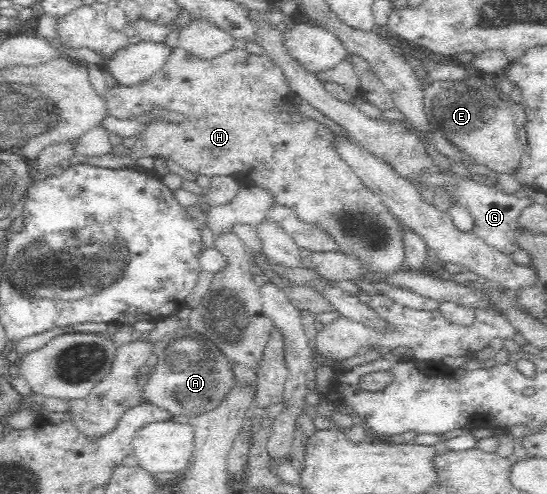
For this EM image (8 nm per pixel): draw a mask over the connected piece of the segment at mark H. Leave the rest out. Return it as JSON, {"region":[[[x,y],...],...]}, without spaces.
{"region":[[[177,45],[175,48],[171,48],[170,53],[166,57],[166,63],[156,73],[152,74],[144,83],[137,85],[136,87],[124,87],[114,86],[113,88],[106,88],[102,92],[102,97],[105,101],[105,108],[110,116],[119,118],[128,118],[142,111],[148,111],[148,109],[164,108],[173,109],[179,111],[186,116],[186,119],[180,125],[169,124],[168,122],[156,122],[150,124],[141,134],[138,135],[137,142],[133,146],[128,146],[128,153],[126,155],[118,156],[110,154],[107,157],[96,156],[91,160],[94,164],[112,164],[113,167],[132,168],[133,165],[138,163],[138,159],[142,157],[155,157],[162,155],[166,159],[170,159],[172,163],[176,163],[178,167],[194,173],[194,175],[205,175],[208,177],[214,177],[216,175],[229,175],[237,173],[235,179],[240,183],[260,183],[260,185],[268,185],[268,187],[274,192],[278,205],[290,208],[296,212],[299,217],[304,221],[314,223],[317,221],[322,227],[329,229],[336,241],[341,245],[341,251],[348,255],[355,255],[359,257],[363,263],[367,263],[371,267],[371,271],[385,271],[386,273],[392,273],[392,271],[398,271],[398,269],[405,269],[404,261],[404,244],[402,243],[402,232],[400,232],[400,226],[396,222],[393,213],[384,205],[381,197],[374,193],[356,174],[352,169],[352,166],[342,157],[342,154],[337,148],[337,141],[340,136],[337,136],[328,125],[317,122],[300,114],[295,105],[292,105],[290,99],[288,99],[289,88],[288,81],[285,79],[285,74],[281,70],[281,67],[274,62],[266,53],[258,54],[249,53],[245,49],[232,48],[226,53],[212,57],[212,59],[202,59],[192,55],[187,49],[184,49]]]}

